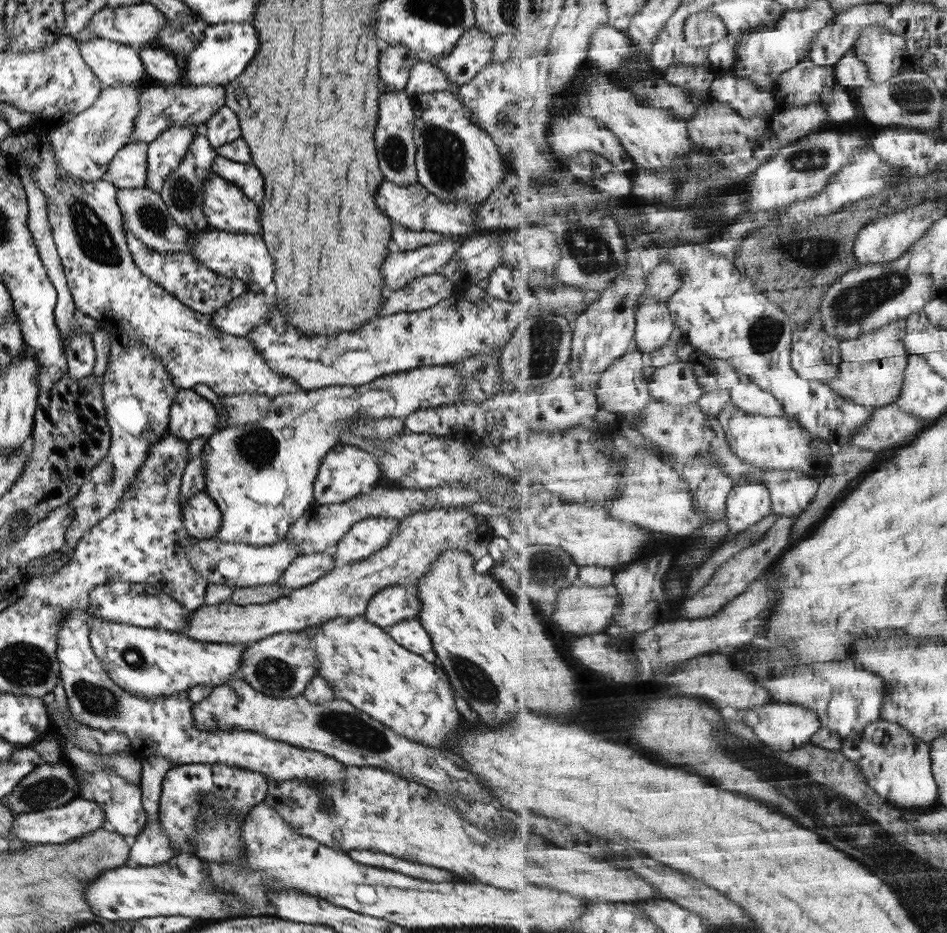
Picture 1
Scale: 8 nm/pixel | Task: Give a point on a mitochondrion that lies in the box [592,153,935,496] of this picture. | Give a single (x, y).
(855, 304)

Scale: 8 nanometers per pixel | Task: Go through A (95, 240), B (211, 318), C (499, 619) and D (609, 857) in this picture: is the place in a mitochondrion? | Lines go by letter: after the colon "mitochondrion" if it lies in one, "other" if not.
A: mitochondrion
B: other
C: mitochondrion
D: other

